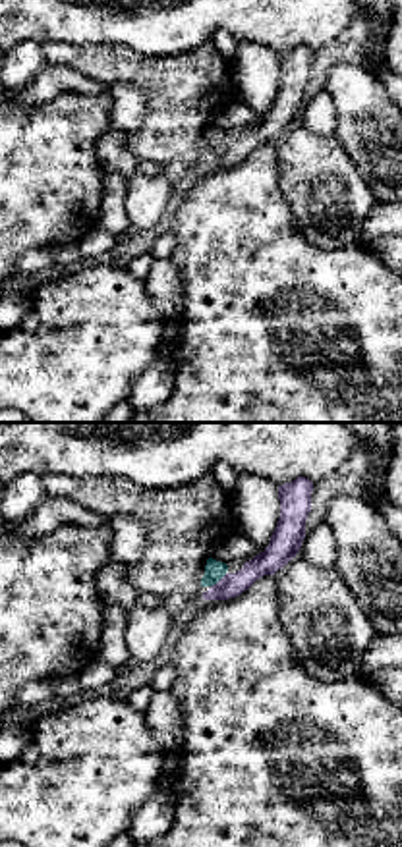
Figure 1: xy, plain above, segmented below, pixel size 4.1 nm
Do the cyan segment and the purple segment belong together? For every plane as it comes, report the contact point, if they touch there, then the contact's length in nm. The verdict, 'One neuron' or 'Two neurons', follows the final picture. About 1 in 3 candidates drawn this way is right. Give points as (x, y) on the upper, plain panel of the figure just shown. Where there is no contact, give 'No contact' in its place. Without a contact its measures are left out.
Touches cyan at (219, 147). Shared border 90 nm

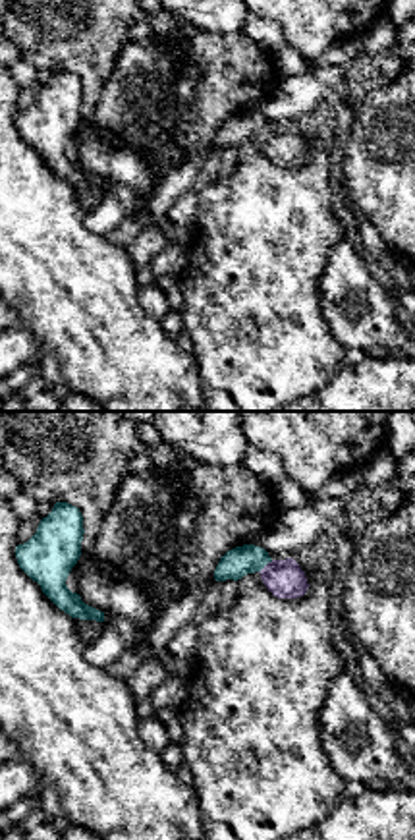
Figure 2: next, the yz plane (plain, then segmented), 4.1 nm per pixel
Touches cyan at (265, 132). Shared border 80 nm

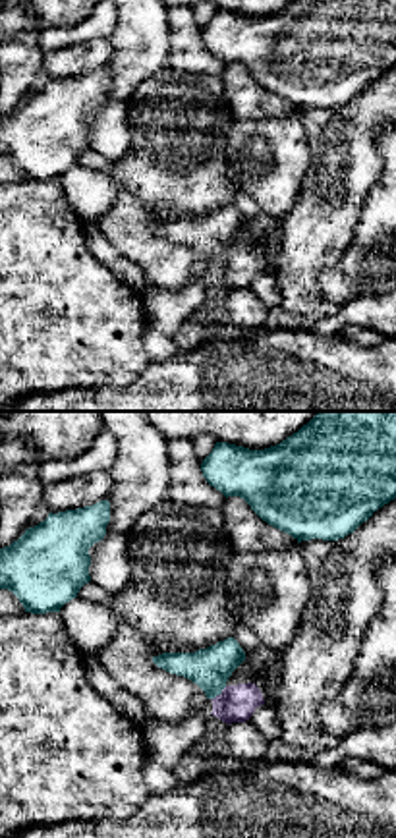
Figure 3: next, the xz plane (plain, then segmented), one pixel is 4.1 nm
Touches cyan at (219, 261). Shared border 90 nm

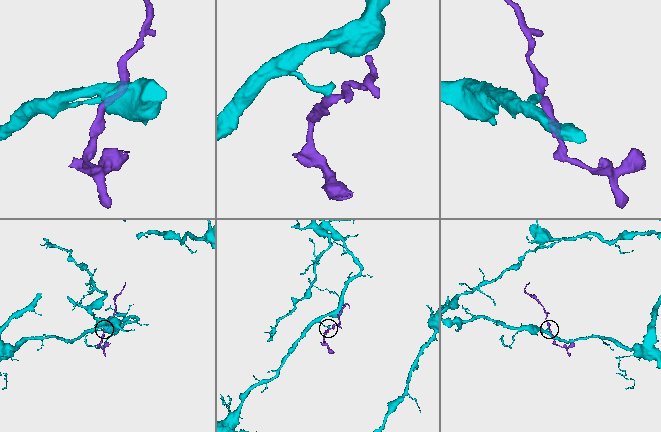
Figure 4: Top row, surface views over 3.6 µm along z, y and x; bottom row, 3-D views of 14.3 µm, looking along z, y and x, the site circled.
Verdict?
Two neurons

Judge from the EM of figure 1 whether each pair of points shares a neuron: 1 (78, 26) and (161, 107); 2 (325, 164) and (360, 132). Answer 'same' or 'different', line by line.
1: different
2: different

